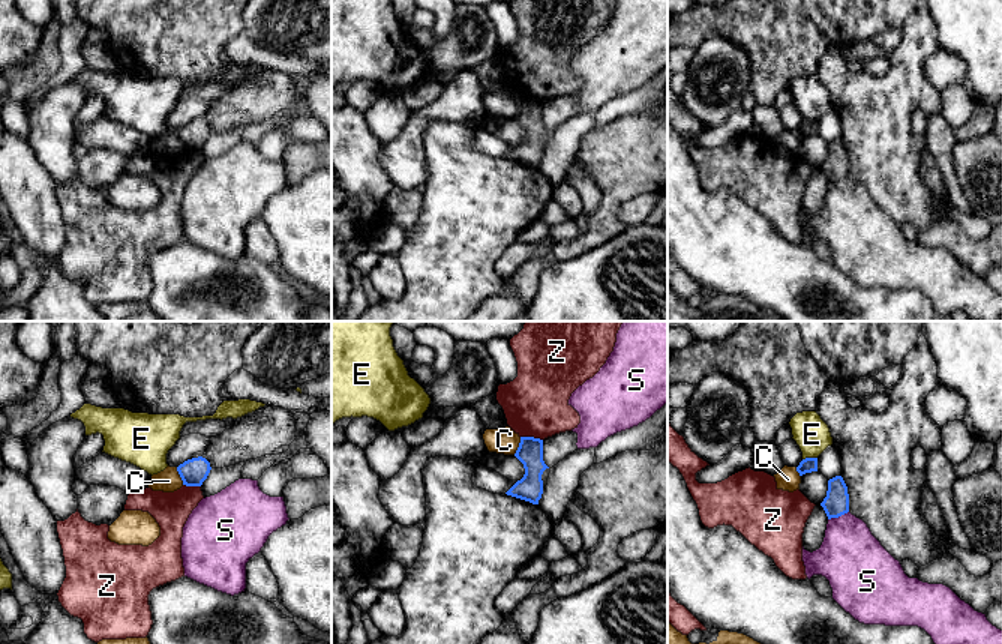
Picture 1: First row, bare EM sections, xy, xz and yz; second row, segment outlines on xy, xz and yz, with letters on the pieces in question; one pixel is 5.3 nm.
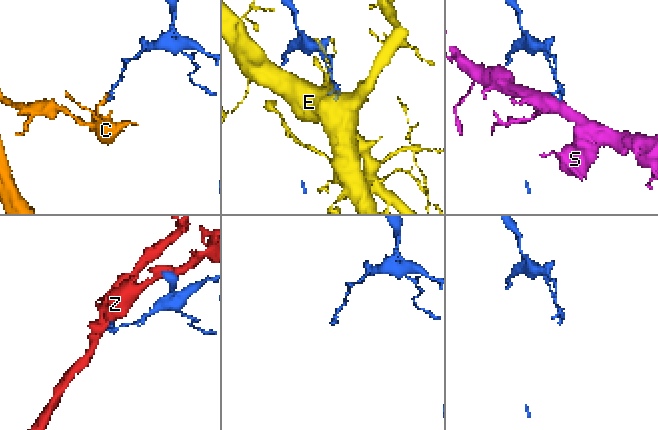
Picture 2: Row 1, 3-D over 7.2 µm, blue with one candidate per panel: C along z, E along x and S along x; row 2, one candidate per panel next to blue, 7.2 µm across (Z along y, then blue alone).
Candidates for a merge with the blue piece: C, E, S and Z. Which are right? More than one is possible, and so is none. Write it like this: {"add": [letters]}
{"add": []}

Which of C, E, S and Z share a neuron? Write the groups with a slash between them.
C / E / S / Z

